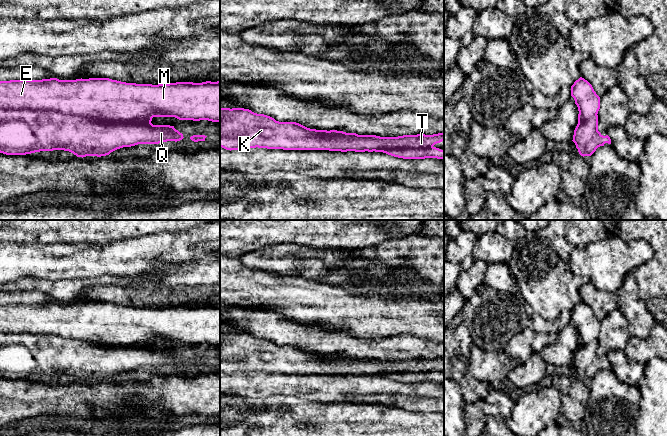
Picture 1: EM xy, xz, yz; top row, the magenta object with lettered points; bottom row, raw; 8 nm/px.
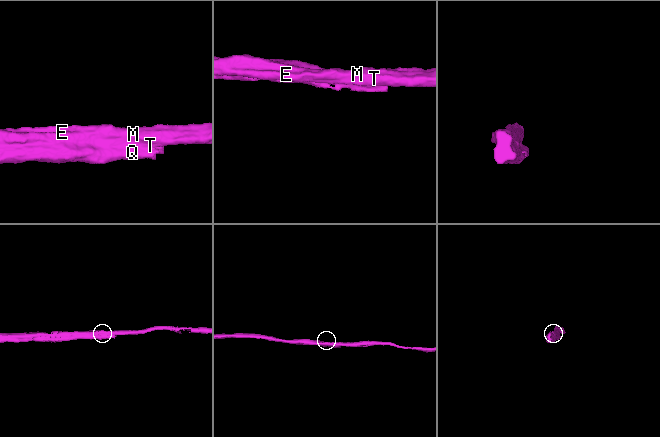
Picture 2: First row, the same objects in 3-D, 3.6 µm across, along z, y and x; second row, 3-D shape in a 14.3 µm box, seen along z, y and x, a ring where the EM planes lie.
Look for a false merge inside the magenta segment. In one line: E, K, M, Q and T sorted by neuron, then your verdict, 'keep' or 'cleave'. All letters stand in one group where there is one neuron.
groups E M / K Q T; cleave

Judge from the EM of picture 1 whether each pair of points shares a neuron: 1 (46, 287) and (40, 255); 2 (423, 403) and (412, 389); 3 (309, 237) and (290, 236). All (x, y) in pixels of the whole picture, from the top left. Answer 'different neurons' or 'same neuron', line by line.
1: different neurons
2: different neurons
3: same neuron

